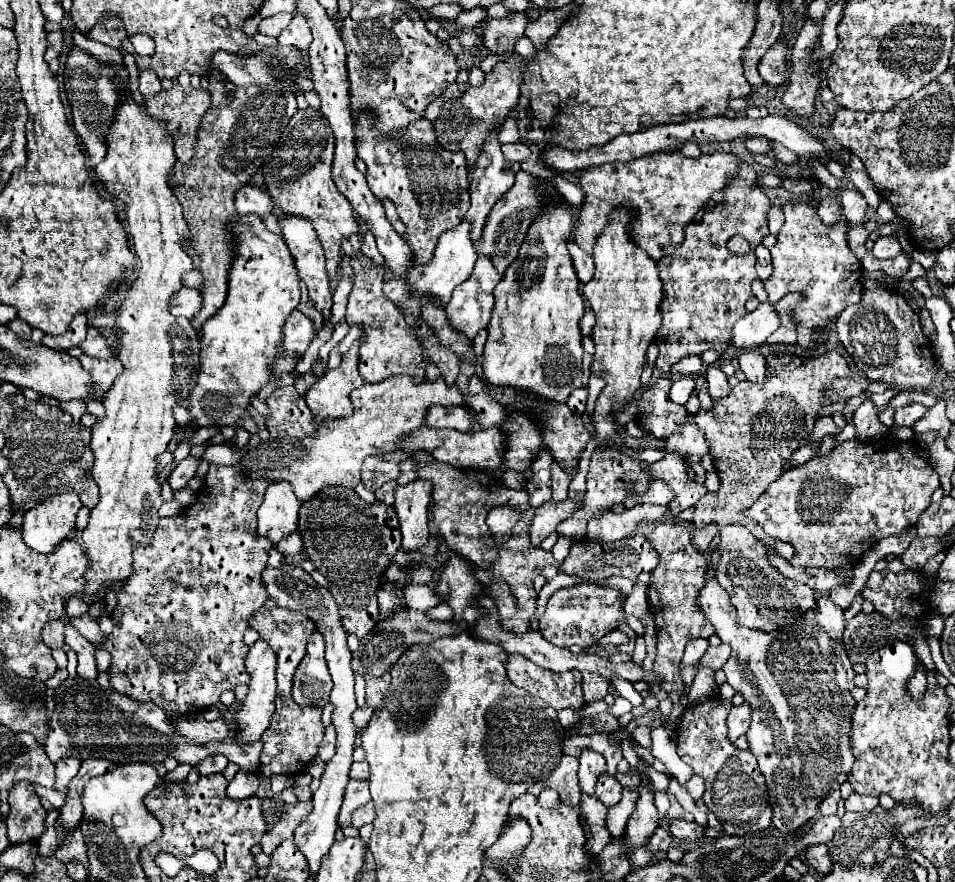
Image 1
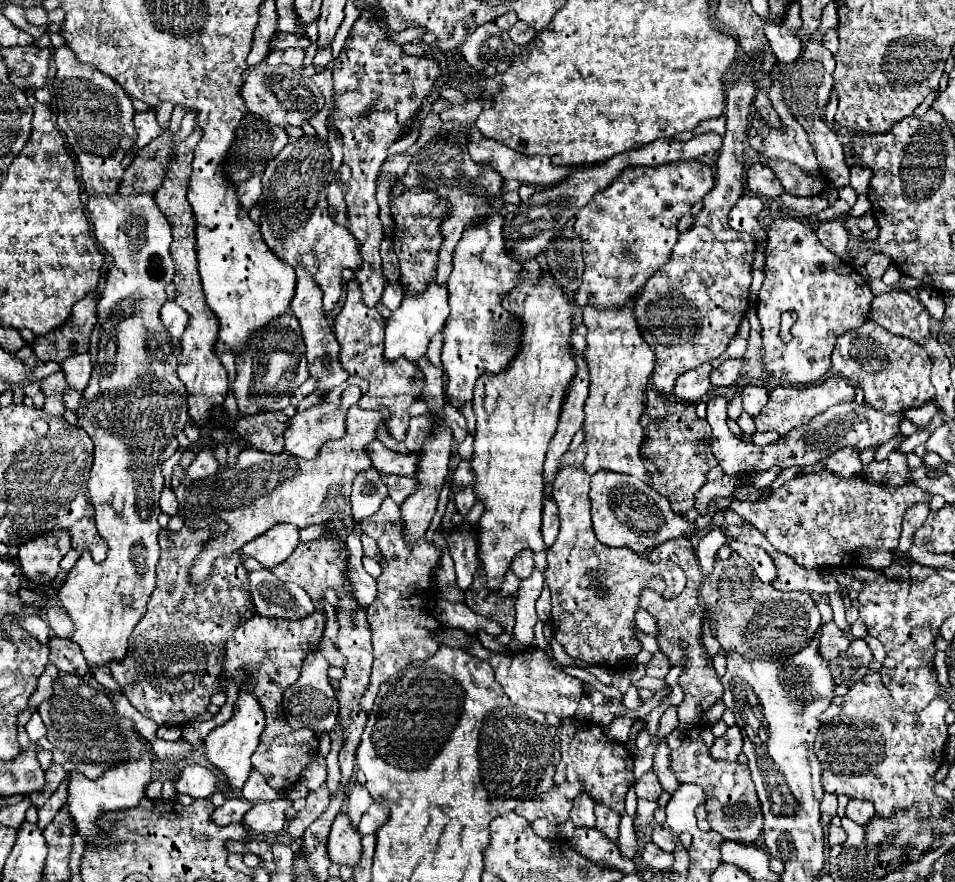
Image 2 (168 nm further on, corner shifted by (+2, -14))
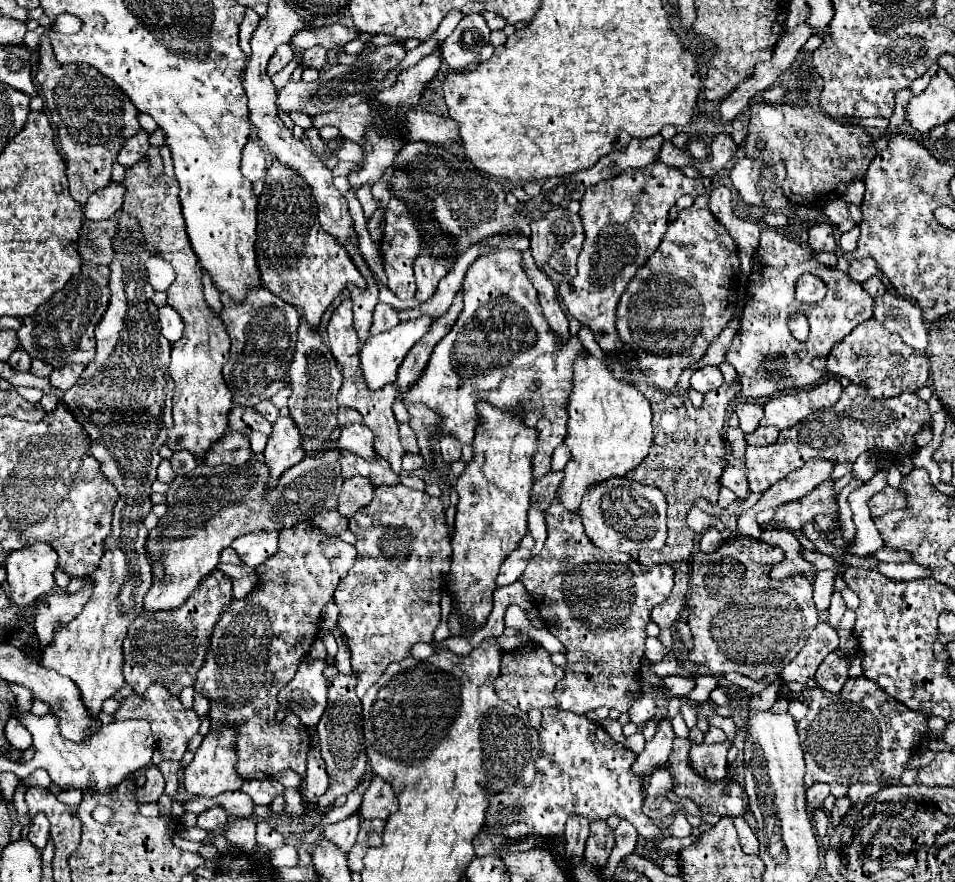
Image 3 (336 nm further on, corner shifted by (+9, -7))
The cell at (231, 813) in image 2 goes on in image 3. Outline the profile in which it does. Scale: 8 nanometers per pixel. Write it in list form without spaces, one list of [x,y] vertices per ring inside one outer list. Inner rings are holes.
[[[211,807],[205,813],[197,815],[197,827],[201,829],[215,831],[215,829],[221,829],[221,825],[225,823],[227,823],[227,813],[225,809],[219,809],[219,807]]]

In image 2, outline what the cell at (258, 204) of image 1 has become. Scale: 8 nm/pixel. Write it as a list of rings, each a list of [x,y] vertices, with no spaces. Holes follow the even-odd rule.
[[[250,176],[248,180],[244,180],[244,184],[238,184],[238,194],[240,194],[240,206],[244,210],[250,210],[252,206],[256,206],[256,202],[262,194],[260,176]]]

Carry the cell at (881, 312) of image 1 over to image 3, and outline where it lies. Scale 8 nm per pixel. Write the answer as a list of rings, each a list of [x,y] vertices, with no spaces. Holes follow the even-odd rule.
[[[867,319],[831,349],[827,357],[827,369],[837,377],[847,377],[851,383],[863,385],[871,397],[887,399],[905,391],[915,393],[919,387],[923,387],[929,379],[930,363],[927,357],[907,349],[899,335],[889,333],[875,319]]]

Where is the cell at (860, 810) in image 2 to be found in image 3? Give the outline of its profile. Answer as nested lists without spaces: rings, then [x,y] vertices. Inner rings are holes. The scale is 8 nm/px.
[[[857,783],[857,785],[851,785],[849,787],[849,793],[847,793],[847,797],[851,799],[851,803],[853,805],[857,805],[857,803],[863,803],[867,797],[871,797],[873,793],[877,793],[881,787],[879,785],[875,785],[875,783]]]

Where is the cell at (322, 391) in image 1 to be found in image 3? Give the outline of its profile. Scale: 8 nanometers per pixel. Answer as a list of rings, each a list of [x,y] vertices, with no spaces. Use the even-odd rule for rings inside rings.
[[[279,417],[263,451],[265,463],[269,465],[269,485],[275,485],[285,469],[299,463],[305,457],[299,429],[293,423],[295,421],[291,421],[291,417]]]

